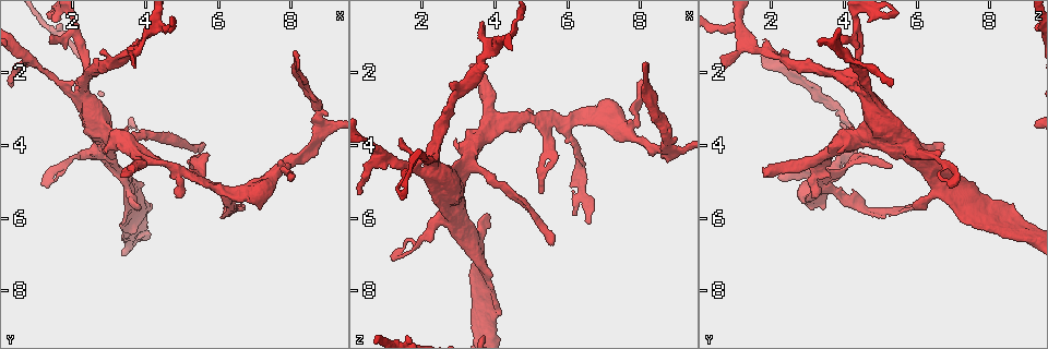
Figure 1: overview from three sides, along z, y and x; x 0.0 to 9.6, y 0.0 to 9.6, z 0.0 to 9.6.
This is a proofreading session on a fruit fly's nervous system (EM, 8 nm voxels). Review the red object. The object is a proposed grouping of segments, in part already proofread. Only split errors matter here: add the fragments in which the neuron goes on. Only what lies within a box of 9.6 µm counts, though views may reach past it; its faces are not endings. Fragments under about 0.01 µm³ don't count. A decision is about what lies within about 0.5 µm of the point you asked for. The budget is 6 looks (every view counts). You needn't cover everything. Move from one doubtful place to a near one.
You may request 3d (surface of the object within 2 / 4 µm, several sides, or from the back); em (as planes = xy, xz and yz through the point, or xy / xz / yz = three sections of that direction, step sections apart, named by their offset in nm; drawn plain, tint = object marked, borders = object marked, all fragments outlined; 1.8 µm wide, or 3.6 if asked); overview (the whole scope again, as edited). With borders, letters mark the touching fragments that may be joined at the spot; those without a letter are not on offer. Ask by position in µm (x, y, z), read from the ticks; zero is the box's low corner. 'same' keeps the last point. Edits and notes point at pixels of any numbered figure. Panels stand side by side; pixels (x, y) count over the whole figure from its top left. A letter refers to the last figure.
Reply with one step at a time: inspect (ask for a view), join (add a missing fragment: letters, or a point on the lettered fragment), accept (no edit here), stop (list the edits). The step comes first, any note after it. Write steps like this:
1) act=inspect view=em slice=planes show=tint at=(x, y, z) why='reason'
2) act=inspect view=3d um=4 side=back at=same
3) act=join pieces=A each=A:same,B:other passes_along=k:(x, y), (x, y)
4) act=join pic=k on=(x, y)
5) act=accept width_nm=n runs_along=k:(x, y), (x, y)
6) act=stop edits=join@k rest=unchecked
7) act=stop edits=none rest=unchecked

act=inspect view=3d um=2 at=(3.35, 4.85, 1.80) why='an open end'

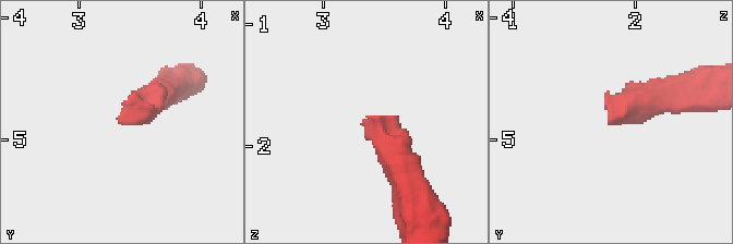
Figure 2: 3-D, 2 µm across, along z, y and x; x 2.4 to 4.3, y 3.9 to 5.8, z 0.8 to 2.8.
act=inspect view=em slice=xy step=16 show=tint at=(3.36, 4.84, 1.80)

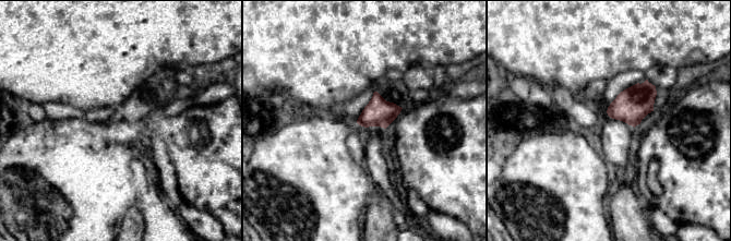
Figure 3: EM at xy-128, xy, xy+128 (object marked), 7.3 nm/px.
act=inspect view=em slice=planes show=borders at=same

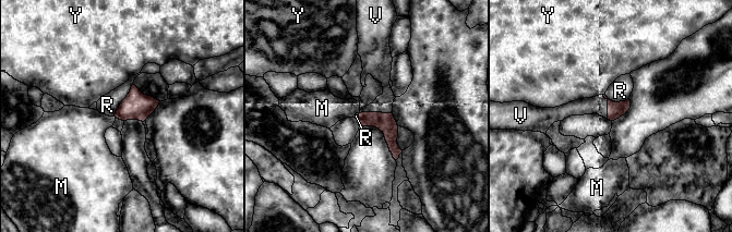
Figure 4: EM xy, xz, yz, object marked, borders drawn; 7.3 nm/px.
act=join pieces=V each=M:other,R:other,V:same,Y:other found='it goes on there'

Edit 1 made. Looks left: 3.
act=inspect view=em slice=xz step=16 show=tint at=(5.60, 5.00, 3.40) why='four or more arms meet'

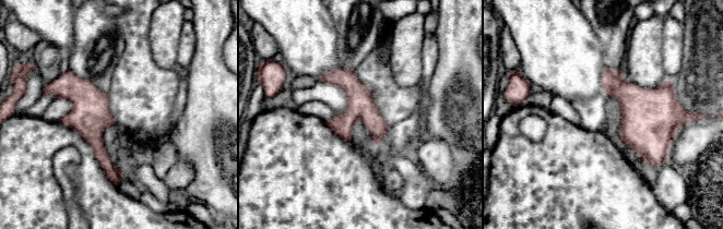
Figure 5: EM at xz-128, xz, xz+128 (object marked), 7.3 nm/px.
act=inspect view=em slice=xz step=16 show=borders at=same why='what lies round it'

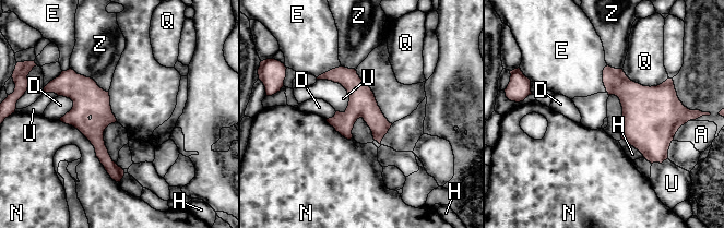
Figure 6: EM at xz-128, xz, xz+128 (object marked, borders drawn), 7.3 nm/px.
act=accept each=A:other,D:other,E:other,H:other,N:other,Q:other,U:other,Z:other runs_along=6:(70, 72), (118, 177) found='none of them fits'

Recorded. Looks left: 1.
act=stop edits=join@4 rest=unchecked

